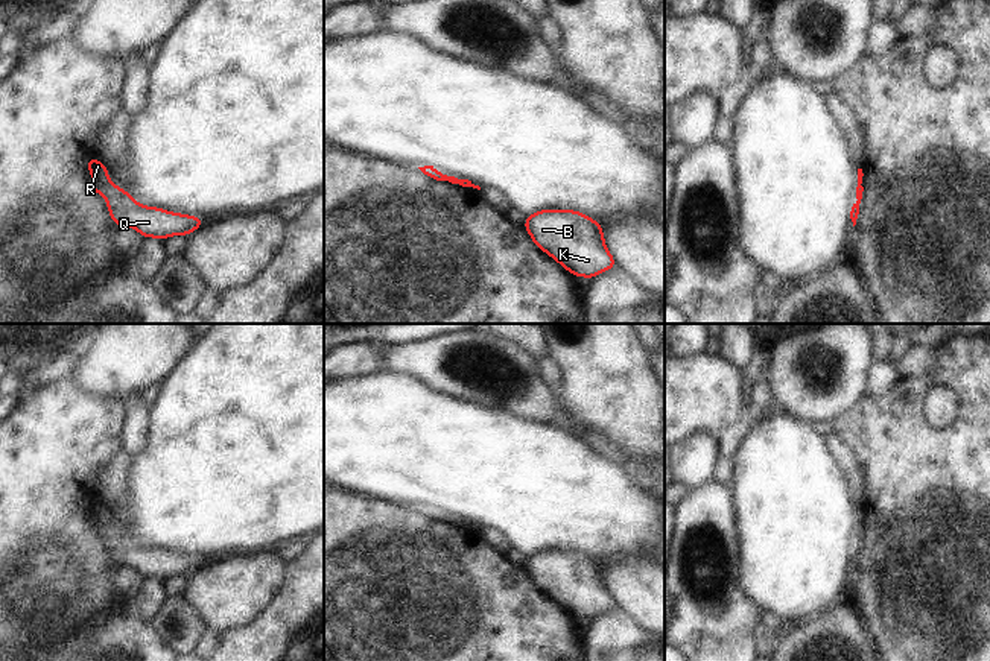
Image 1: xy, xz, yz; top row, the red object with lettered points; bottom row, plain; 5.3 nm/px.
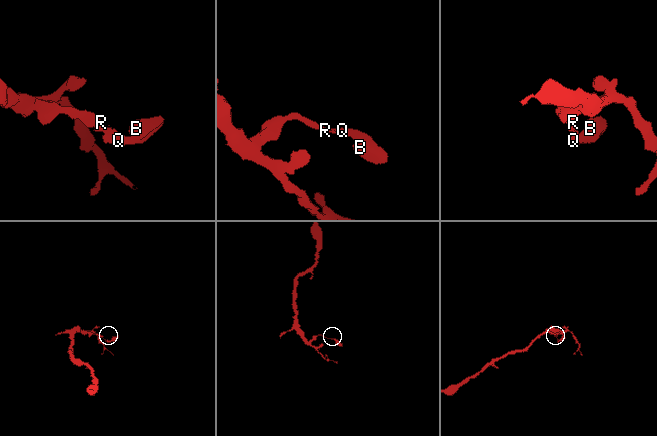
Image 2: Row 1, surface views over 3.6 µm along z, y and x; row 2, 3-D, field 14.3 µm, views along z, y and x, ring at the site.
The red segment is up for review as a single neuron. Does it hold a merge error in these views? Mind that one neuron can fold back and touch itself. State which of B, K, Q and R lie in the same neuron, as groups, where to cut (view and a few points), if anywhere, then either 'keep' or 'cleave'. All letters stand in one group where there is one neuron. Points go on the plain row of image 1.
B K Q R | no cut | keep

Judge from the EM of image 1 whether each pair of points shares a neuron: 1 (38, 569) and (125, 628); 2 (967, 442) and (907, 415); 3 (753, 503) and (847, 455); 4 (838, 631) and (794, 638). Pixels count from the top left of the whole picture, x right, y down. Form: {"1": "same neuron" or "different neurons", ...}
{"1": "different neurons", "2": "same neuron", "3": "different neurons", "4": "same neuron"}

